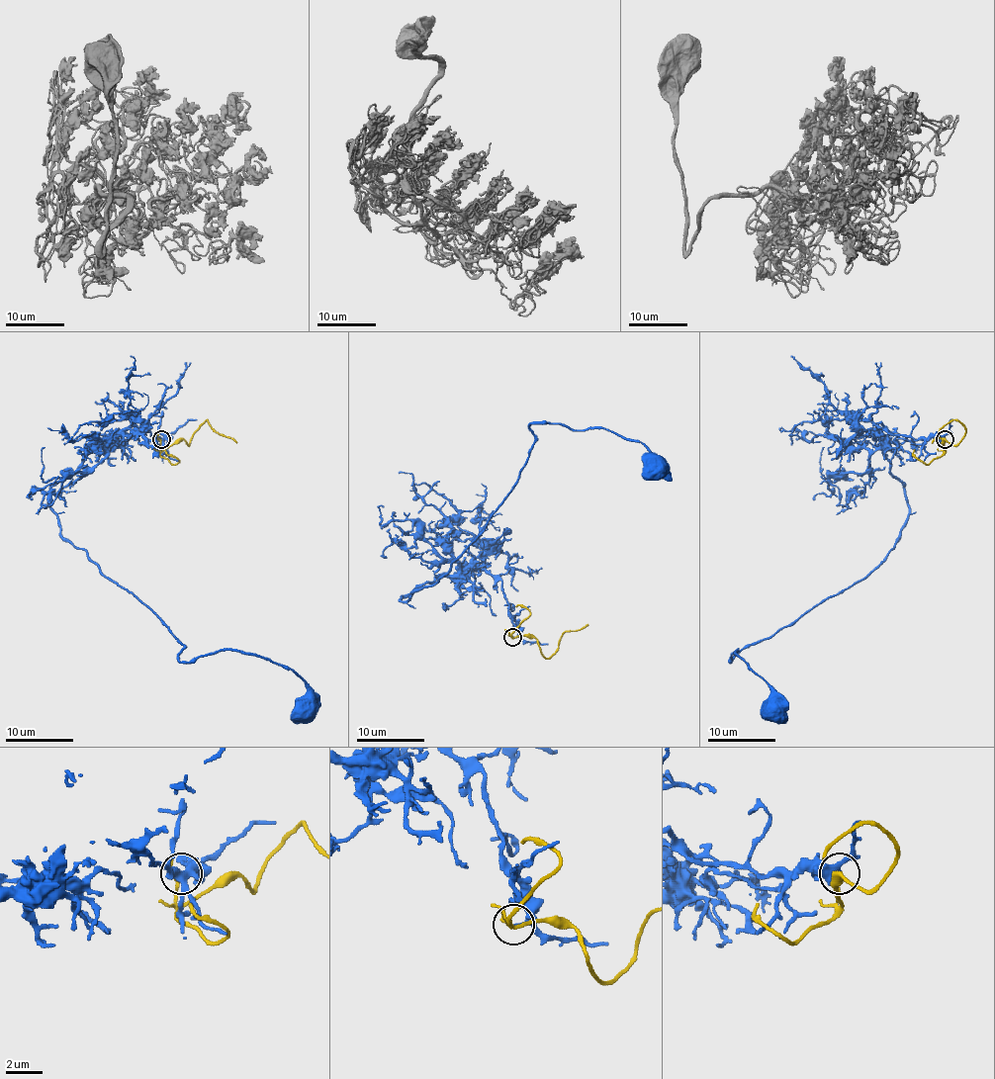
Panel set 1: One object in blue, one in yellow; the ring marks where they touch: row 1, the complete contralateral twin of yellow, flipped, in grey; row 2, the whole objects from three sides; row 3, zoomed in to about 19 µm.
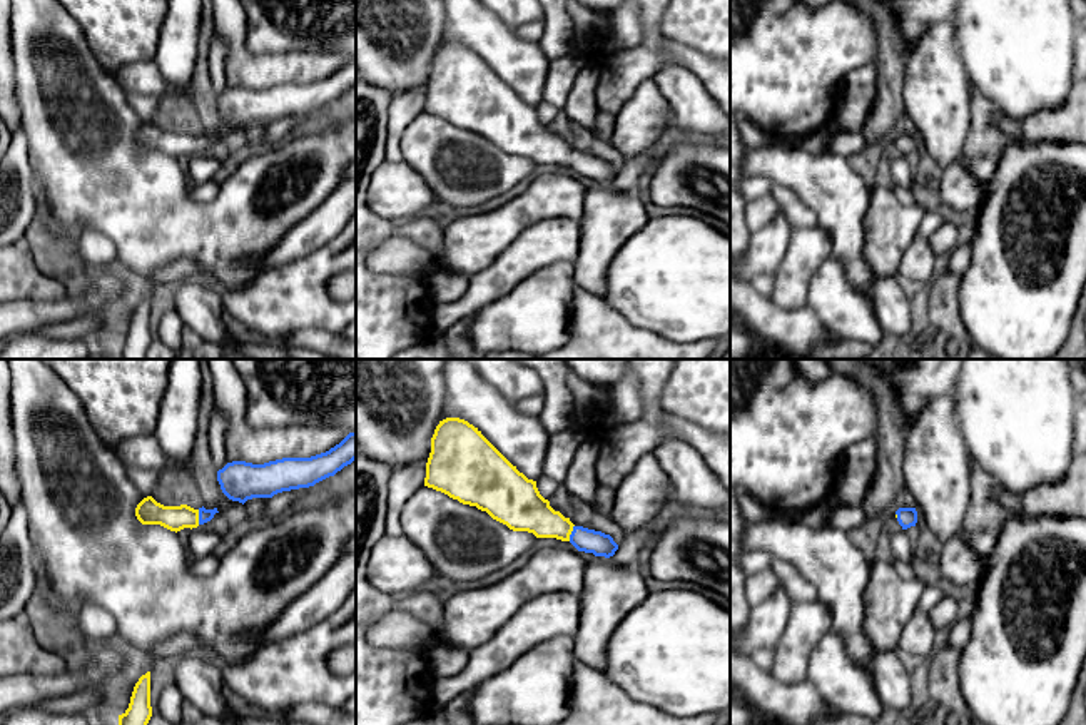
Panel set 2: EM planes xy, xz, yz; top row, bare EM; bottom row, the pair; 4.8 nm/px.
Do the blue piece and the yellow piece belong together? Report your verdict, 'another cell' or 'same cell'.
another cell

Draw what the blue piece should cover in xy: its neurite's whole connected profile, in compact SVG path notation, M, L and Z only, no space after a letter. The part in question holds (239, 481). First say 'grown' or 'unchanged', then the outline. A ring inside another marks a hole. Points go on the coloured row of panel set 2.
unchanged; M356 433L339 444L311 458L282 458L264 464L227 463L217 471L222 493L239 503L252 498L272 498L277 493L309 488L334 476L356 459Z

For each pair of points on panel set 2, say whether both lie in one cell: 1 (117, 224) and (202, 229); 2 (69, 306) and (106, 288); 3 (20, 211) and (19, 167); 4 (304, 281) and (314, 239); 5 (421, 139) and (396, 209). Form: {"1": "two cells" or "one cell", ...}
{"1": "one cell", "2": "one cell", "3": "one cell", "4": "two cells", "5": "two cells"}

